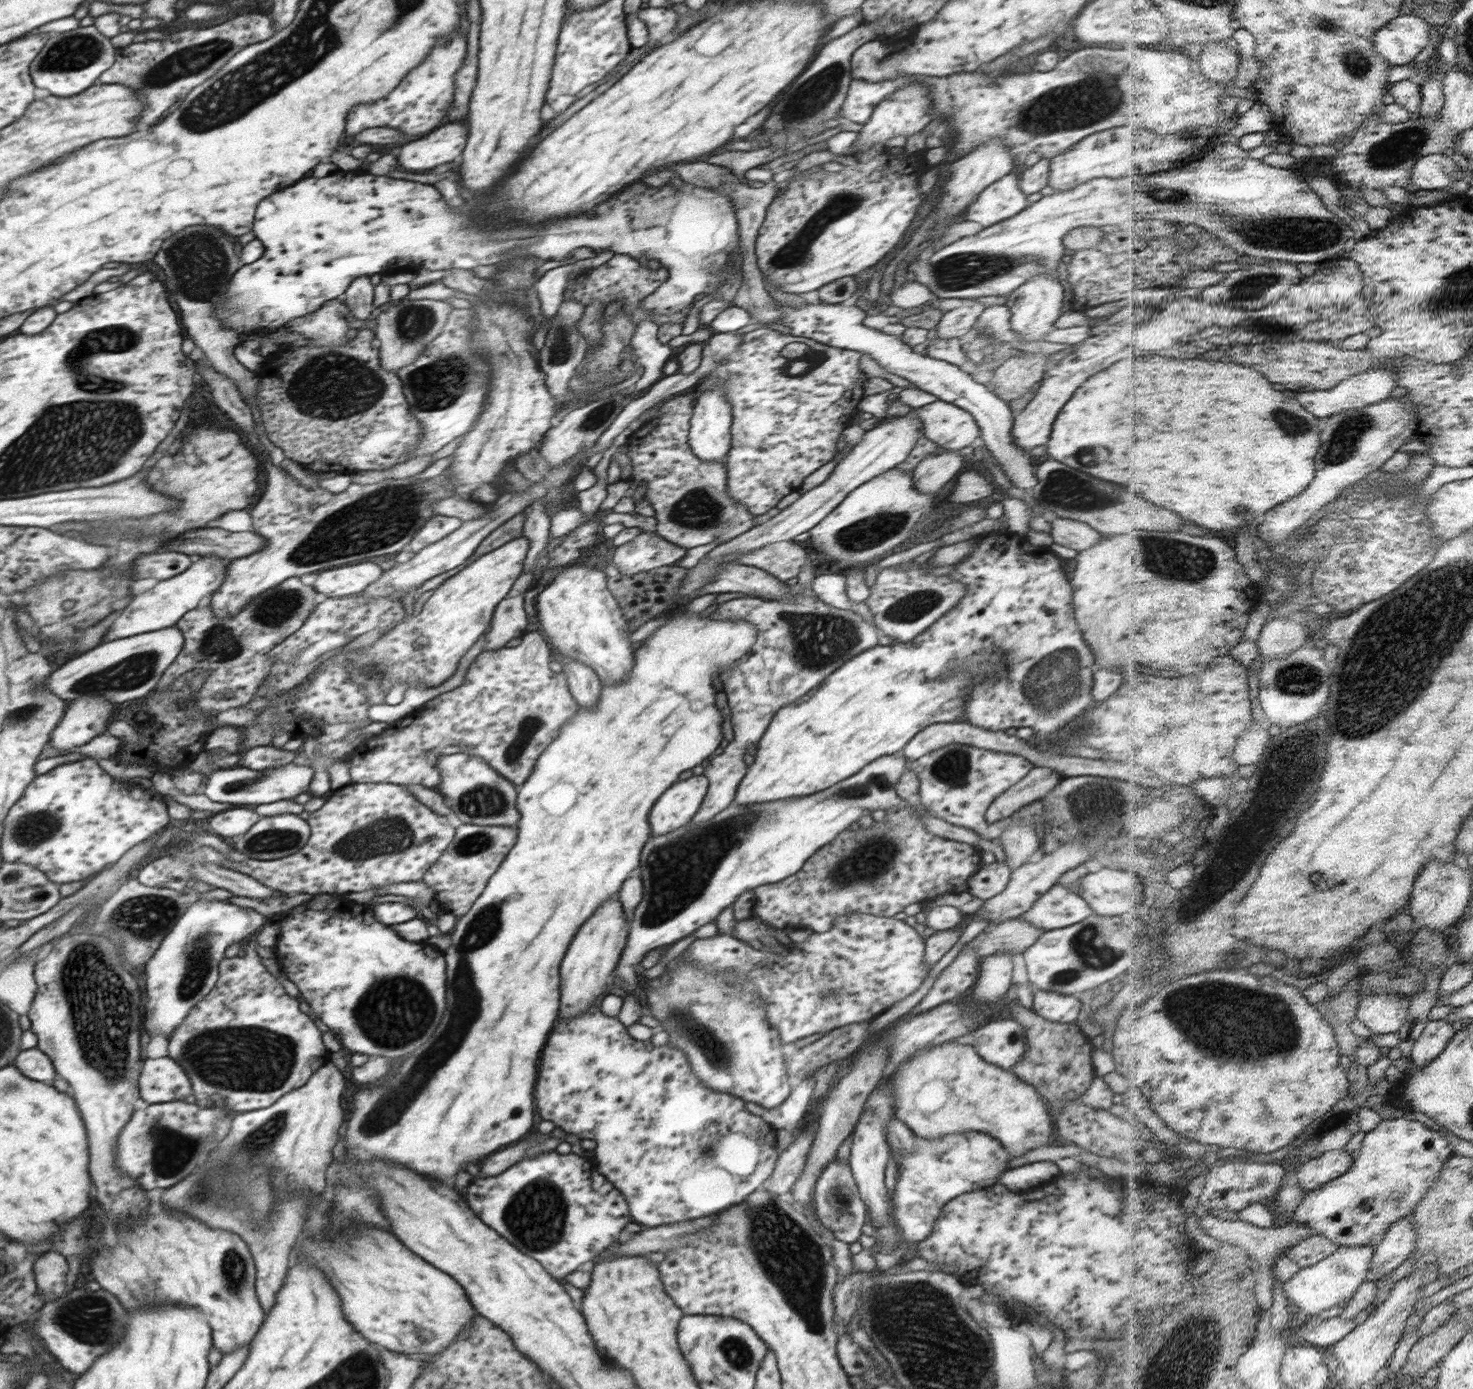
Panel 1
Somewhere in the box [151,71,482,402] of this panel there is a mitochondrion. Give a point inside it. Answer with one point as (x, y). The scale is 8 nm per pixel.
(197, 263)

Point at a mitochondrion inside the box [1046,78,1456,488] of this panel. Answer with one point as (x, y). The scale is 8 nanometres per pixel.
(1304, 234)

